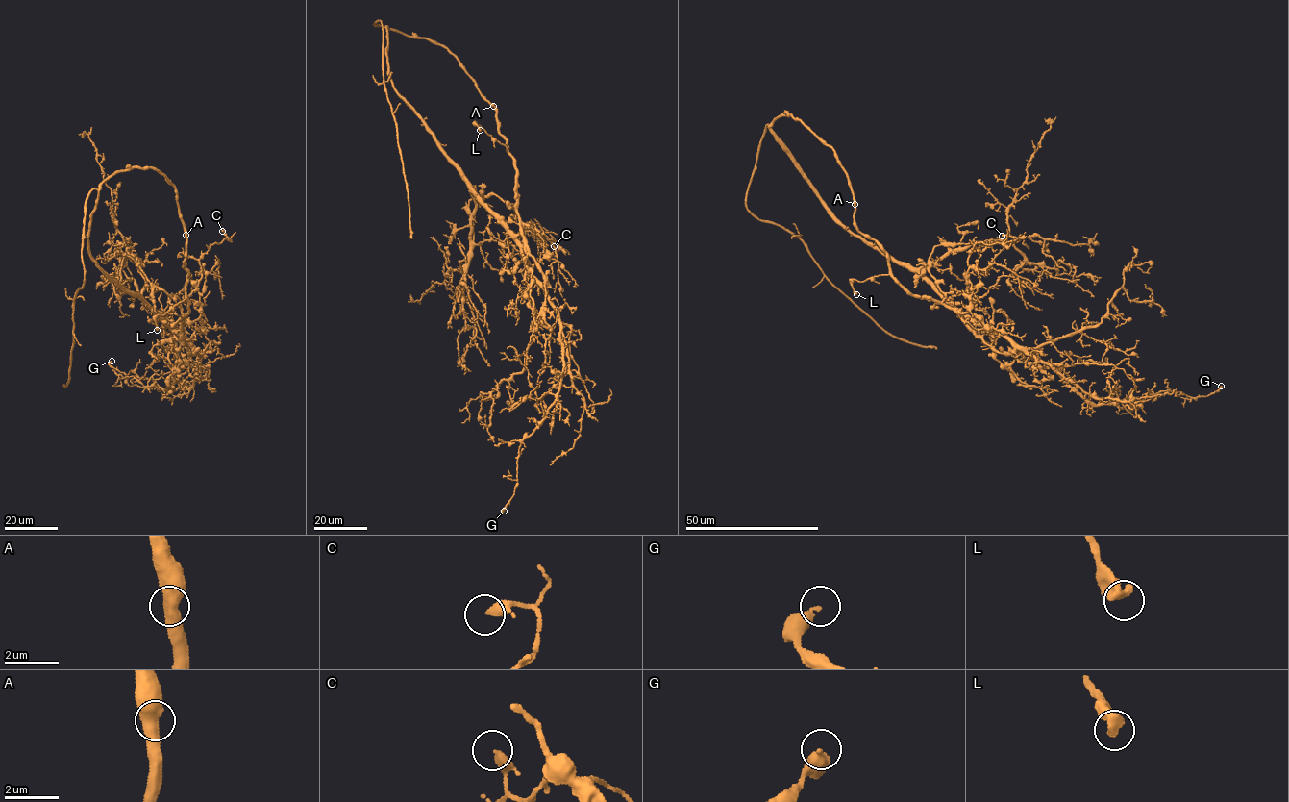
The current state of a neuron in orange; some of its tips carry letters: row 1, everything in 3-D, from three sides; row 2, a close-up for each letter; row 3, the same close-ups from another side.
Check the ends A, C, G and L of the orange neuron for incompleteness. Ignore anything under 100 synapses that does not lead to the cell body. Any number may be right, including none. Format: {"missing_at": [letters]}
{"missing_at": []}

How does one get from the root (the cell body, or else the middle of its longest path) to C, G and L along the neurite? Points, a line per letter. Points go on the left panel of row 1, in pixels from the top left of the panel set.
C: (110, 276), (159, 314), (164, 314), (196, 288), (201, 278), (199, 259), (210, 245), (226, 238), (222, 231)
G: (110, 276), (145, 303), (199, 358), (192, 386), (175, 389), (134, 371), (120, 372), (111, 361)
L: (110, 276), (138, 296), (146, 285), (159, 287), (182, 316), (189, 302), (185, 298), (158, 314), (157, 330)

